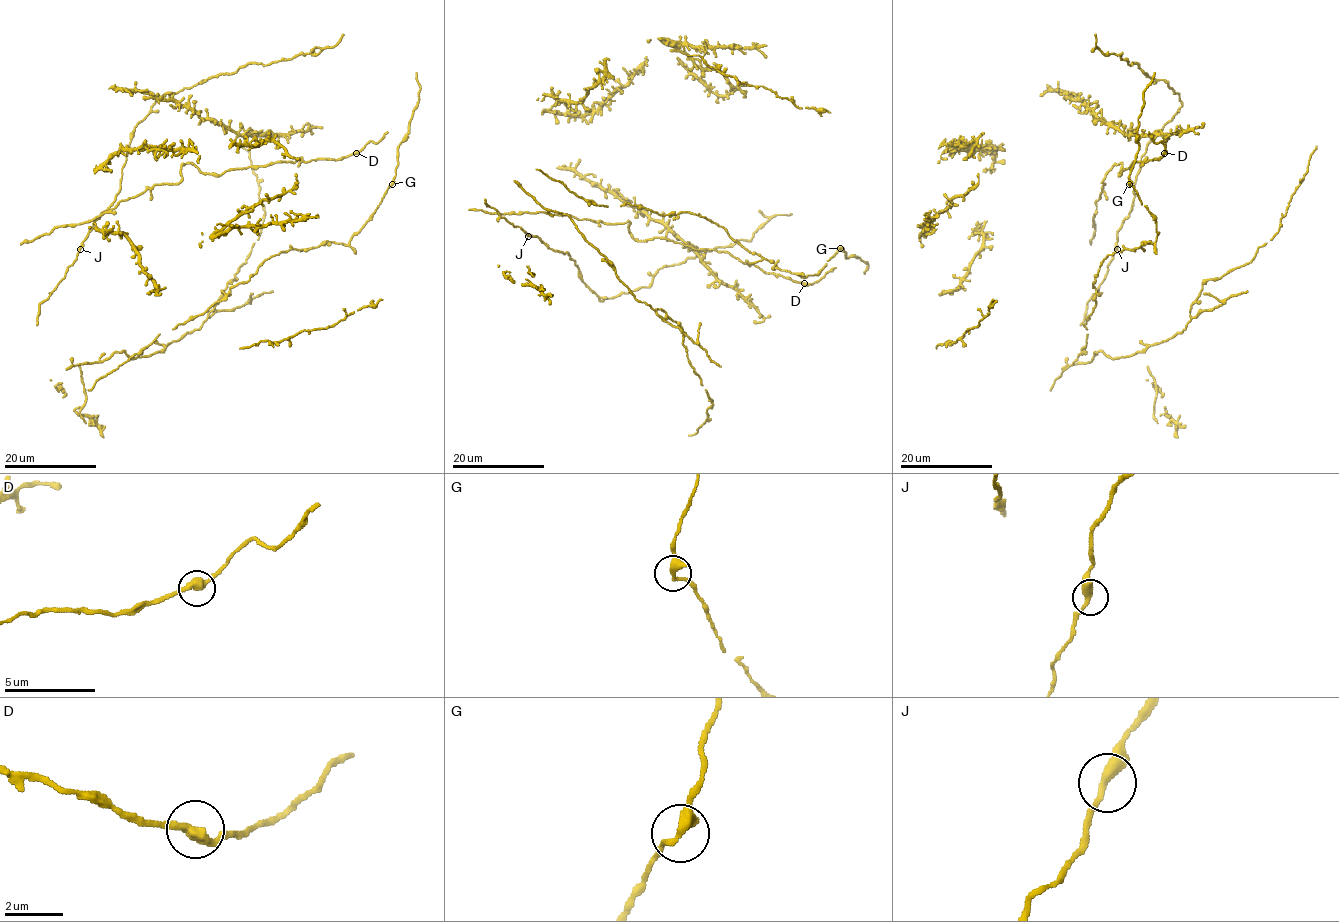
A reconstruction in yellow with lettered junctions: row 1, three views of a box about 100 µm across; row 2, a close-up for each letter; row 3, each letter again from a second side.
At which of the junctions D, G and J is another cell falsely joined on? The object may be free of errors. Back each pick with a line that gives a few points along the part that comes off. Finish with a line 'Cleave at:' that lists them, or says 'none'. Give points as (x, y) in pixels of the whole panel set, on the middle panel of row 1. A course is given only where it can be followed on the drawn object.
G: Course of the part to remove: (840, 247), (846, 252), (846, 258), (856, 255), (868, 263), (864, 274)
Cleave at: G

